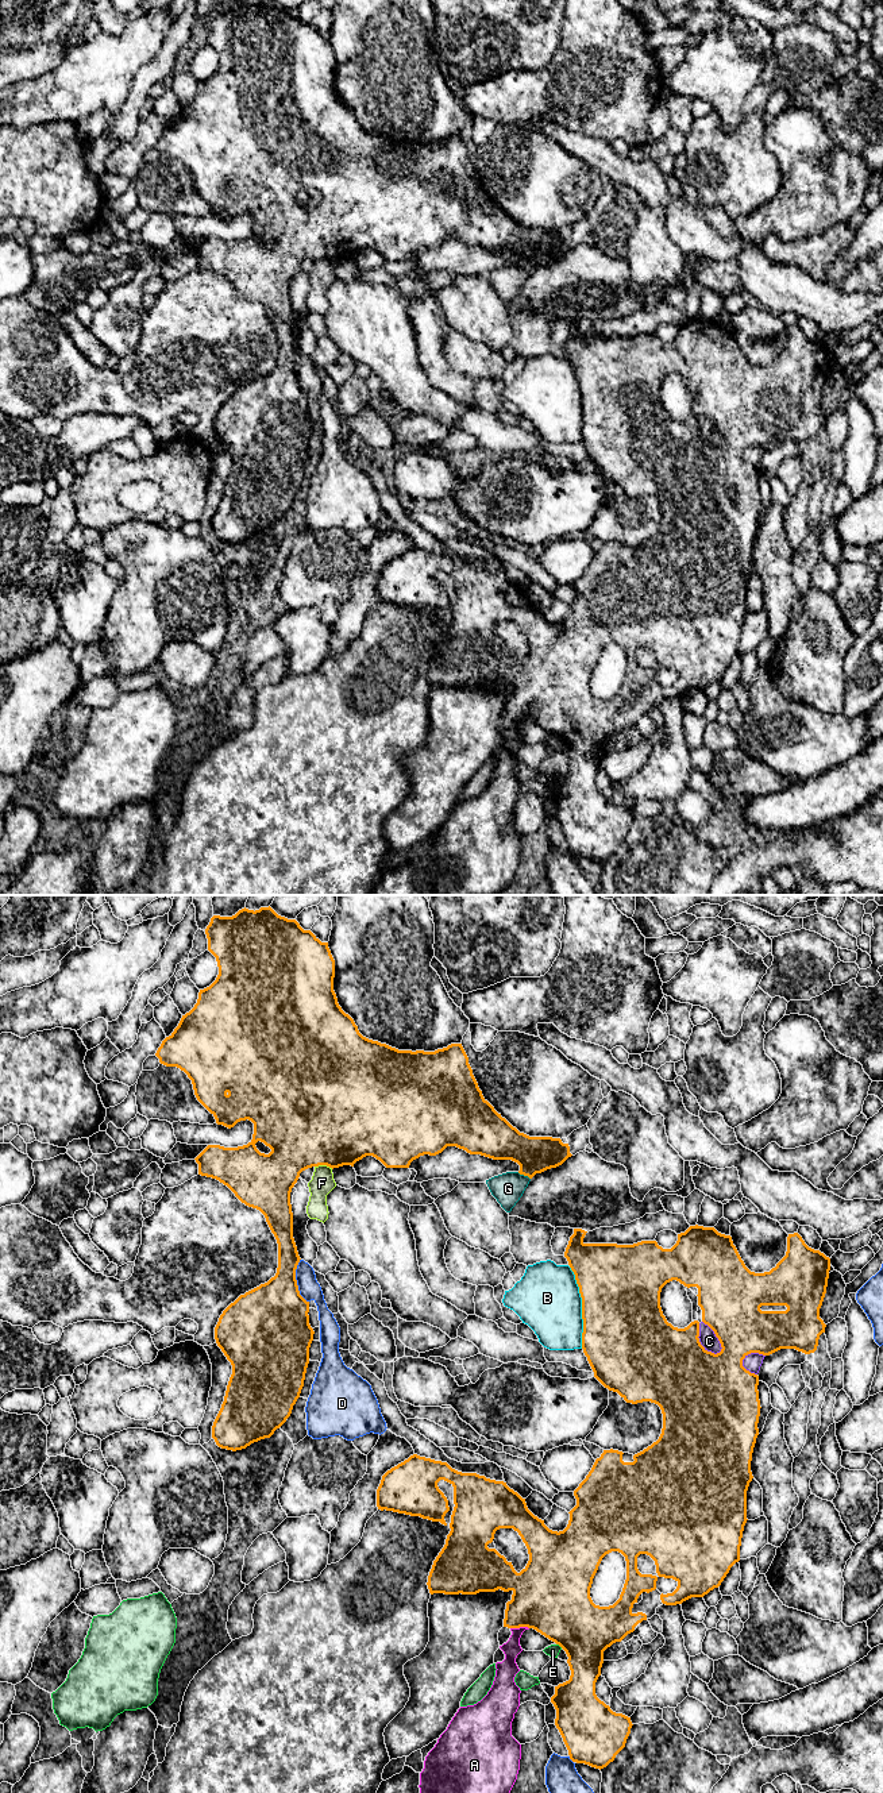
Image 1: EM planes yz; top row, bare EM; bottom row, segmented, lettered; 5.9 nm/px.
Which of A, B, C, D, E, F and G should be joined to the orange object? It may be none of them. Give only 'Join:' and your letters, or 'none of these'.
Join: none of these

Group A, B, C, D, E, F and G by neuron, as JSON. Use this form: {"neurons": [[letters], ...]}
{"neurons": [["A"], ["B"], ["C"], ["D"], ["E"], ["F"], ["G"]]}

